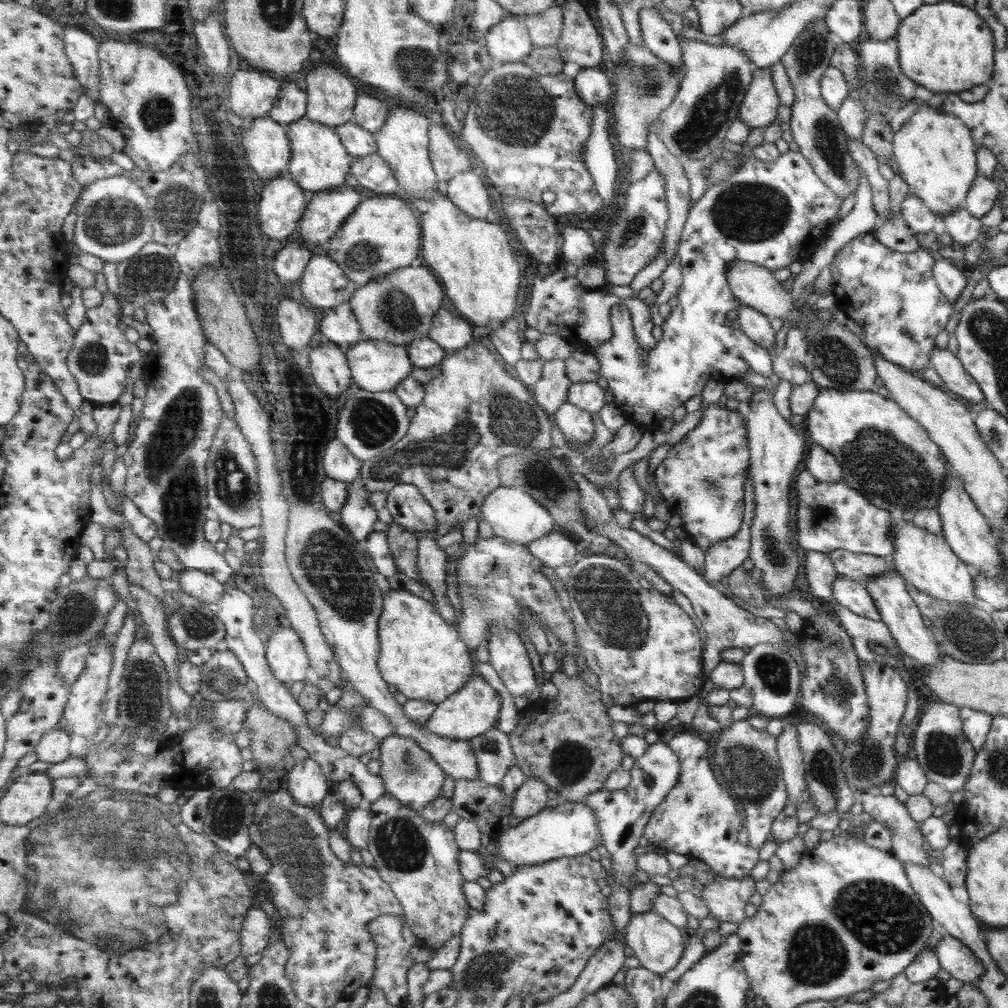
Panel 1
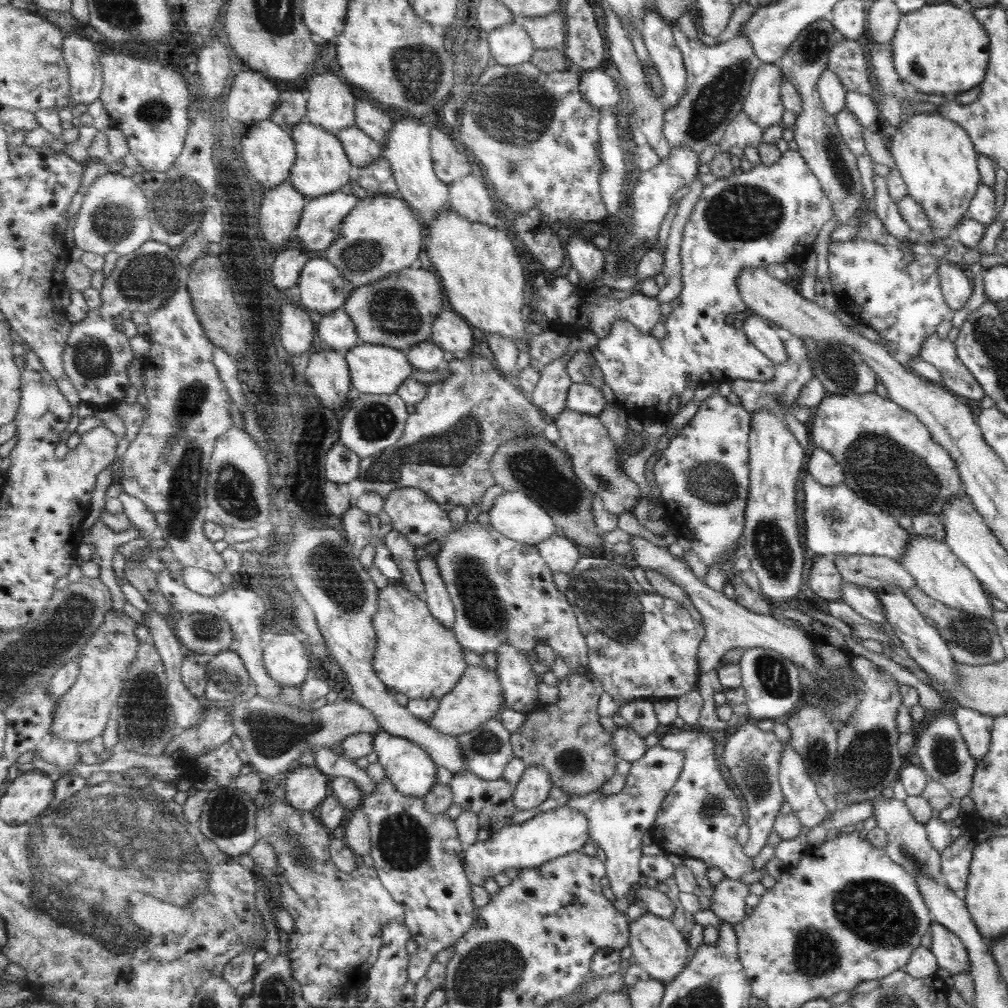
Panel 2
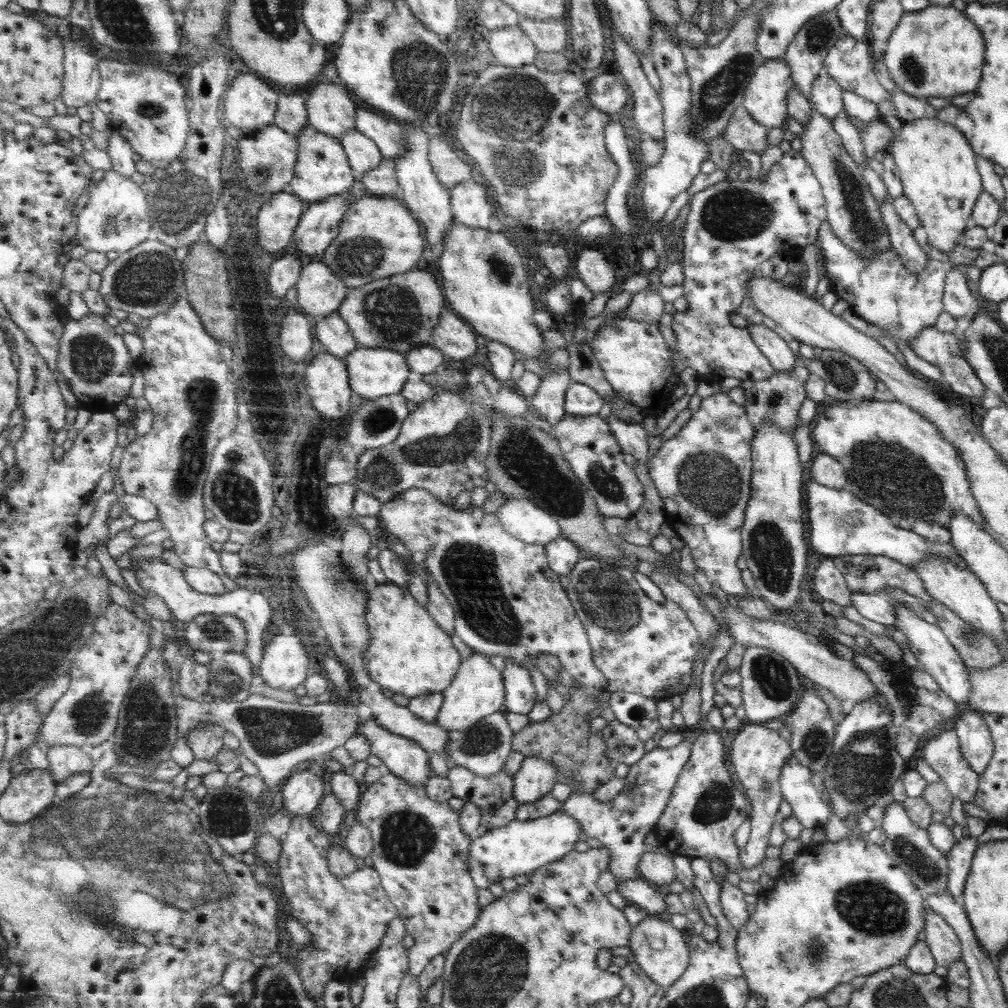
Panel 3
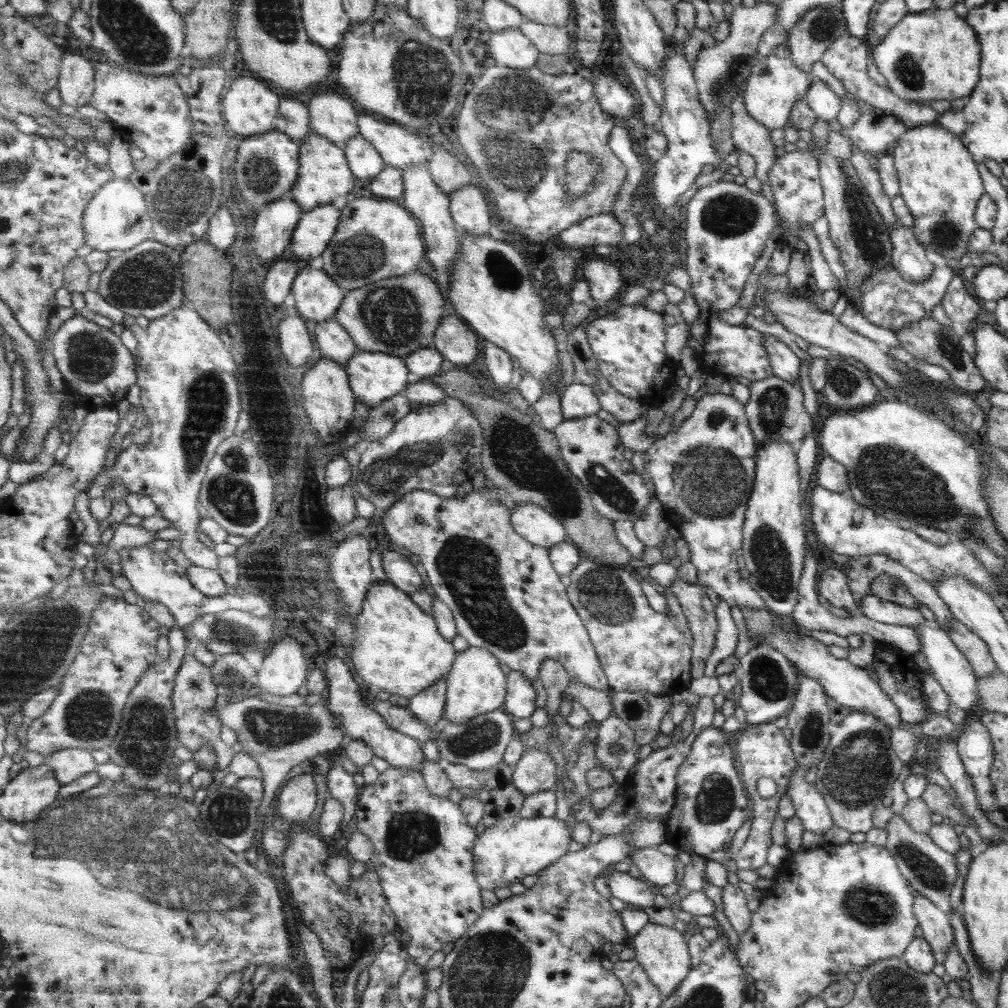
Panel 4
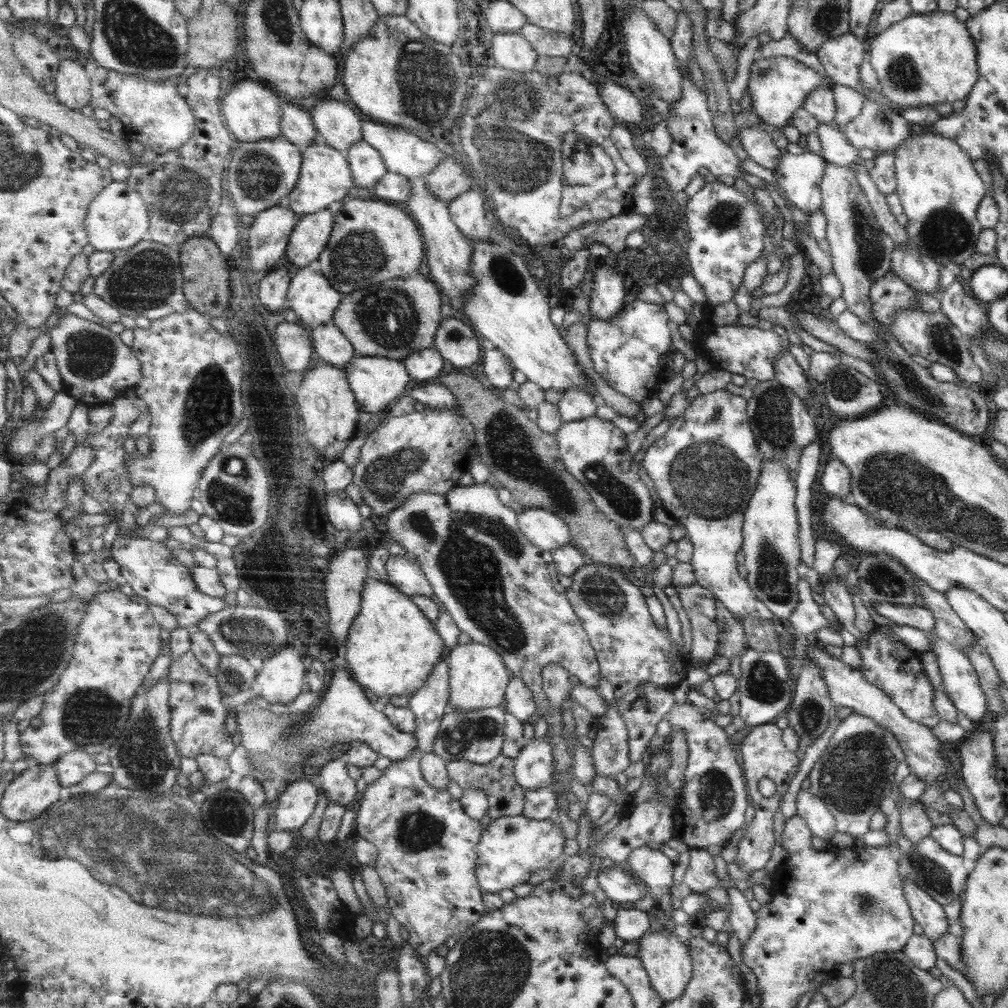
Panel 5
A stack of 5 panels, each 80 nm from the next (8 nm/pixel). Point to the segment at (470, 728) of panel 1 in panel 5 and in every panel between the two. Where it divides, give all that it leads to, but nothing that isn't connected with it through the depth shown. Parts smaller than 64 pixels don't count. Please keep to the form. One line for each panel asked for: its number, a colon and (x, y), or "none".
2: (479, 696)
3: (478, 690)
4: (476, 684)
5: (479, 678)

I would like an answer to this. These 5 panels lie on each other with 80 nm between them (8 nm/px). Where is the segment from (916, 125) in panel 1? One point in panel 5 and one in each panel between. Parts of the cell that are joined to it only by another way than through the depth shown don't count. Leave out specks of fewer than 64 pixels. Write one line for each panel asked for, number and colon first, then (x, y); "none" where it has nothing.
2: (936, 160)
3: (937, 170)
4: (938, 181)
5: (939, 191)

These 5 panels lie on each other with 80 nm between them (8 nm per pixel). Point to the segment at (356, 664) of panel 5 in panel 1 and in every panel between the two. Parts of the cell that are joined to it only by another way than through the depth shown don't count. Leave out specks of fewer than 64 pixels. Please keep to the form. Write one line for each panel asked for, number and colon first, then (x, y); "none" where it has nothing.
1: (422, 656)
2: (416, 655)
3: (410, 654)
4: (398, 648)

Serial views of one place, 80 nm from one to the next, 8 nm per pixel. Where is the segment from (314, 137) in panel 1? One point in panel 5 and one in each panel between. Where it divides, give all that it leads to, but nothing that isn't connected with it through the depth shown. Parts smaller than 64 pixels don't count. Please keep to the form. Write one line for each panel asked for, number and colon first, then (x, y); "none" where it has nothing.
2: (323, 167)
3: (323, 170)
4: (326, 174)
5: (326, 177)

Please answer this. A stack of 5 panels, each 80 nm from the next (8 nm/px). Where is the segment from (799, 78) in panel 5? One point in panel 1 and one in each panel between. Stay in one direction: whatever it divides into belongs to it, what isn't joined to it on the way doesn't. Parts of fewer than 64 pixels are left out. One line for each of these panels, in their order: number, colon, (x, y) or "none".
1: (757, 108)
2: (762, 104)
3: (764, 97)
4: (773, 84)

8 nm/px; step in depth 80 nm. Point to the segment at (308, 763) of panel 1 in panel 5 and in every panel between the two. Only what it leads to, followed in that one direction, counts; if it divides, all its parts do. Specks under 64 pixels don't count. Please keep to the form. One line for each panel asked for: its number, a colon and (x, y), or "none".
2: (306, 787)
3: (303, 791)
4: (297, 800)
5: (295, 806)

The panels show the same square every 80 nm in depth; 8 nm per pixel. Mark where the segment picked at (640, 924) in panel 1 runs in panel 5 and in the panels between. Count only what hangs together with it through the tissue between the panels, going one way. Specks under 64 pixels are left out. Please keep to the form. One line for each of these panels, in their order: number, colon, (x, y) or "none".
2: (659, 948)
3: (660, 949)
4: (663, 952)
5: (666, 957)

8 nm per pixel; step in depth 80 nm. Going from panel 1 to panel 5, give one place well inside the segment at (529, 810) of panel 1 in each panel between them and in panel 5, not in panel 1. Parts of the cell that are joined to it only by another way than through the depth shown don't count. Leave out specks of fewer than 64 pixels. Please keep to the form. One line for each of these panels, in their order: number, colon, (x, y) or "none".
2: (533, 789)
3: (536, 778)
4: (536, 772)
5: (535, 766)

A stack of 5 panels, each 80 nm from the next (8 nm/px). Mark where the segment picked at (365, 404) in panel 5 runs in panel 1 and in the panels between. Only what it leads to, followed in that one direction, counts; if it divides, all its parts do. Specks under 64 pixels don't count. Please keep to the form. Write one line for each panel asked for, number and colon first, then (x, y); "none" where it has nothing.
1: (377, 365)
2: (375, 369)
3: (374, 372)
4: (375, 376)

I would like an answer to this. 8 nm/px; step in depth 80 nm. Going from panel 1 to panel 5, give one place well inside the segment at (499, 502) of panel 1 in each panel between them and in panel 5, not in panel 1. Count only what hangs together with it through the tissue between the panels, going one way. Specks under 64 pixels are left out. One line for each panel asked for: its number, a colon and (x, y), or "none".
2: (514, 514)
3: (524, 519)
4: (539, 527)
5: (542, 528)

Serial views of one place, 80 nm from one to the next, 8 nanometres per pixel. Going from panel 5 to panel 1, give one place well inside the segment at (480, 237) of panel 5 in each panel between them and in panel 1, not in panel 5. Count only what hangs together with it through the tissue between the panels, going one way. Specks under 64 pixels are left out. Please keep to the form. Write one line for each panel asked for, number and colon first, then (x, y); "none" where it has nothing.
1: (466, 190)
2: (469, 196)
3: (471, 206)
4: (470, 209)

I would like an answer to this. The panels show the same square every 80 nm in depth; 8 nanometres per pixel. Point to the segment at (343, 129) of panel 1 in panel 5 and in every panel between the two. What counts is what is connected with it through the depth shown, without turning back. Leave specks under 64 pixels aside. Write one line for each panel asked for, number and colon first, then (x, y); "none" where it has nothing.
2: (363, 149)
3: (364, 155)
4: (366, 162)
5: (367, 165)

